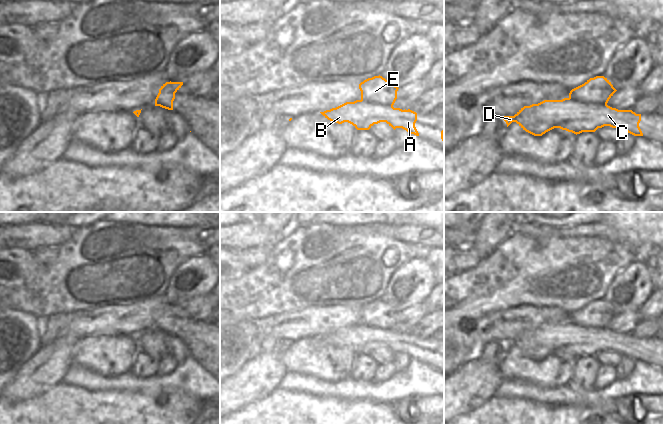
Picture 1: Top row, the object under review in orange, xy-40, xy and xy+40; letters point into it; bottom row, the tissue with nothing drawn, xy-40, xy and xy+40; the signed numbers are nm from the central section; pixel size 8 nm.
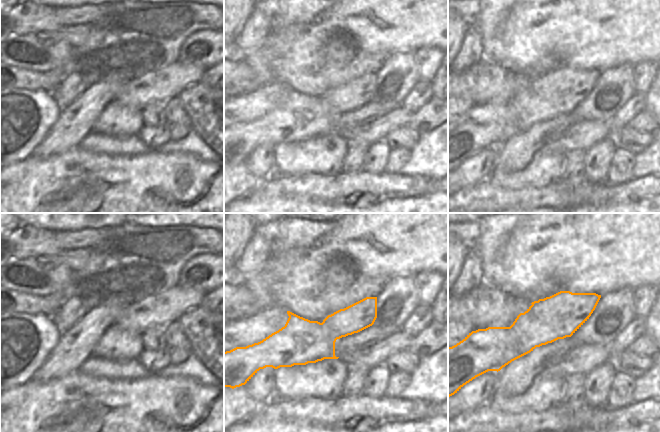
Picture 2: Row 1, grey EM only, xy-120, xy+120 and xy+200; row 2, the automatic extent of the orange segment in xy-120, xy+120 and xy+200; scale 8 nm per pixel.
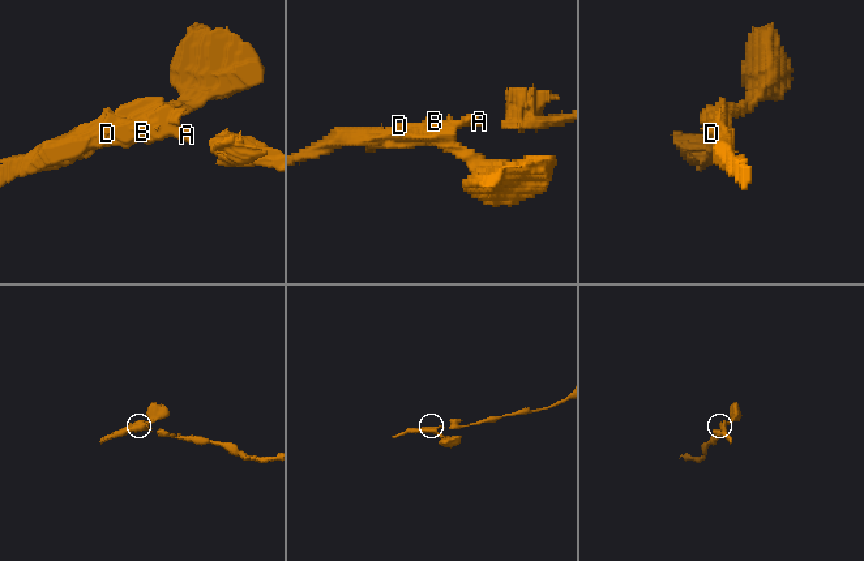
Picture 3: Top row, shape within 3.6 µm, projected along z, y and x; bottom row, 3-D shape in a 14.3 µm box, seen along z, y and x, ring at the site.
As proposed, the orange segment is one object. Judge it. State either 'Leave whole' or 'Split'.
Split.

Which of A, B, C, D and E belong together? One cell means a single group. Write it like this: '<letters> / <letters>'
A B C D / E

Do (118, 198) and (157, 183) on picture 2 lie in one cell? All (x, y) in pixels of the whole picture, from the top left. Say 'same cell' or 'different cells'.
same cell

